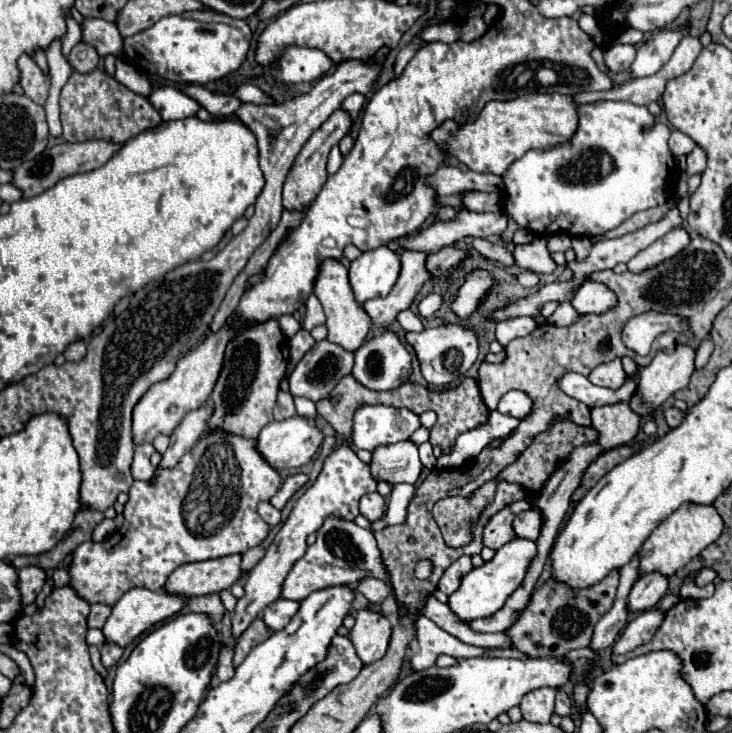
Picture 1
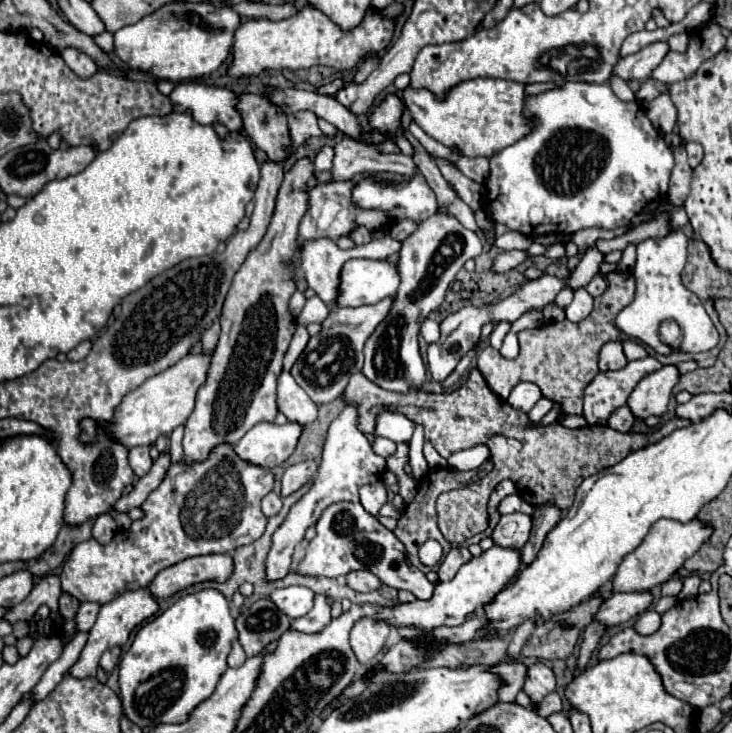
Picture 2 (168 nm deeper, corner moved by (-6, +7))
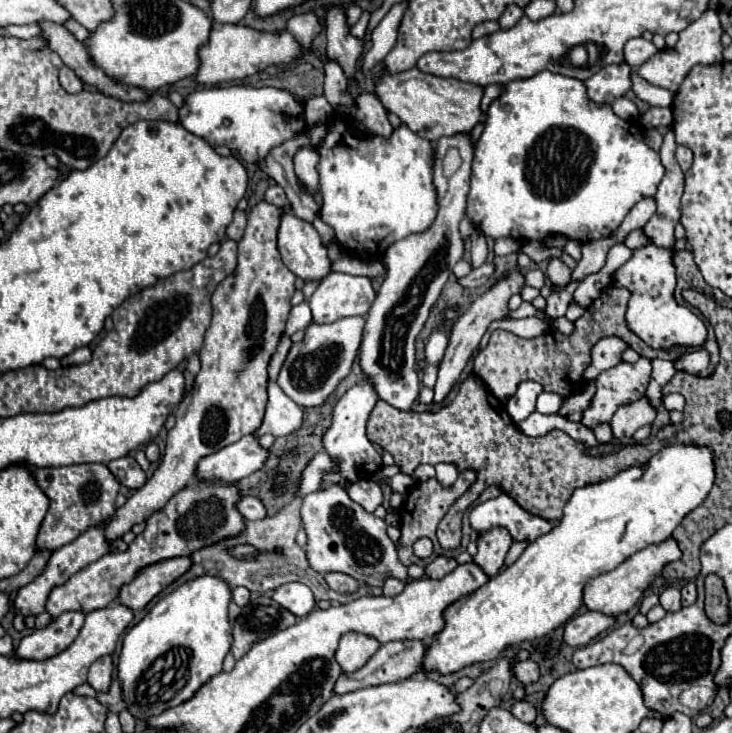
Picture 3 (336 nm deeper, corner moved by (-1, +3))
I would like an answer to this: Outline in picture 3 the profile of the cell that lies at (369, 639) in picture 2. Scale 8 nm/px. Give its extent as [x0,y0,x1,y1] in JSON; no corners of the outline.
[335,633,379,673]

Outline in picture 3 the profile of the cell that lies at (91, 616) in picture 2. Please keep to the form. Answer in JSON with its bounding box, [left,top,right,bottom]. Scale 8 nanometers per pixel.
[15,611,85,661]

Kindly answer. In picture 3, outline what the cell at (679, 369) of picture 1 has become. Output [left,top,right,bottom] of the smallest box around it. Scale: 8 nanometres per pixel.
[611,395,657,439]

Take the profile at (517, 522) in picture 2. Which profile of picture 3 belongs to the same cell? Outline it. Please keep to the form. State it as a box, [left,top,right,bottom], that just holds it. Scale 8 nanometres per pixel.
[473,529,513,577]

